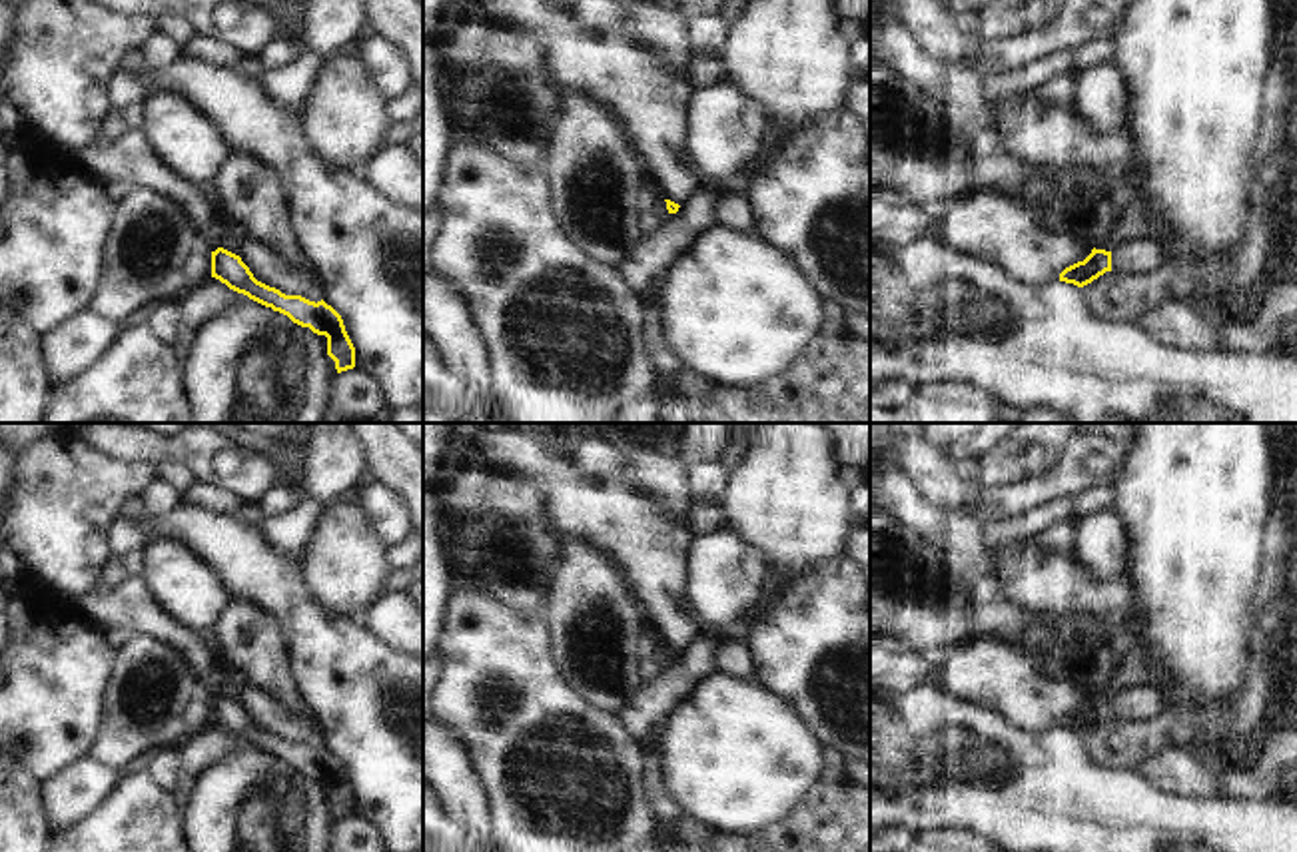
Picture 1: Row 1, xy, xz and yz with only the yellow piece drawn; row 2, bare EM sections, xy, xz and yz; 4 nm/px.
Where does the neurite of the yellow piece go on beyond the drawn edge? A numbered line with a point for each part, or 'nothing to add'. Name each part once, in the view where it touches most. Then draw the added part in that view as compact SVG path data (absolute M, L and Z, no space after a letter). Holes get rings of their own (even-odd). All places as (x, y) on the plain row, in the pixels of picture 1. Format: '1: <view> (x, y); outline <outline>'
1: yz (1102, 687); outline M1089 672L1087 676L1093 682L1093 694L1095 696L1105 696L1105 698L1115 696L1115 690L1109 686L1109 674Z

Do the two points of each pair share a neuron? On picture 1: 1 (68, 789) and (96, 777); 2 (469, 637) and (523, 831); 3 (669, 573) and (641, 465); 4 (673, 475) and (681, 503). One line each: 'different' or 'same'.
1: same
2: same
3: different
4: same

